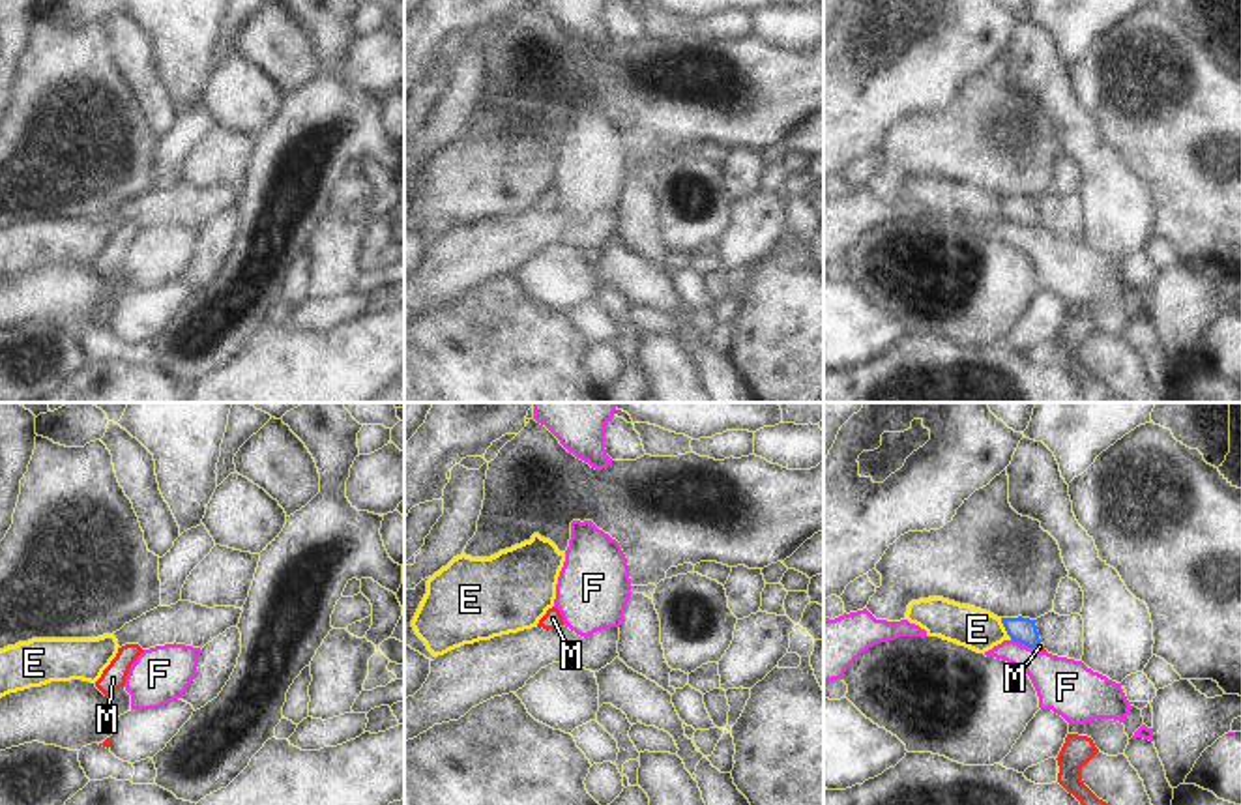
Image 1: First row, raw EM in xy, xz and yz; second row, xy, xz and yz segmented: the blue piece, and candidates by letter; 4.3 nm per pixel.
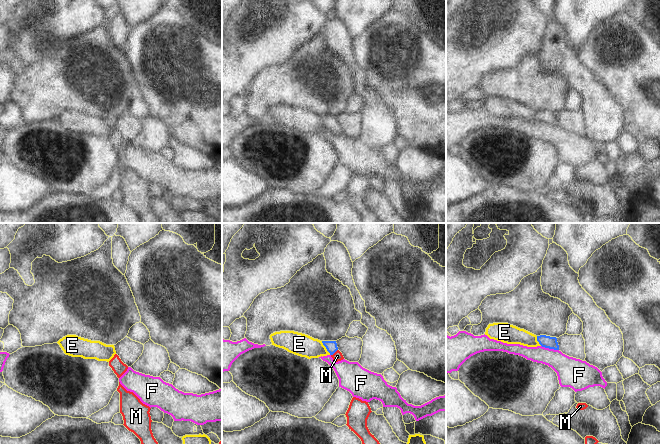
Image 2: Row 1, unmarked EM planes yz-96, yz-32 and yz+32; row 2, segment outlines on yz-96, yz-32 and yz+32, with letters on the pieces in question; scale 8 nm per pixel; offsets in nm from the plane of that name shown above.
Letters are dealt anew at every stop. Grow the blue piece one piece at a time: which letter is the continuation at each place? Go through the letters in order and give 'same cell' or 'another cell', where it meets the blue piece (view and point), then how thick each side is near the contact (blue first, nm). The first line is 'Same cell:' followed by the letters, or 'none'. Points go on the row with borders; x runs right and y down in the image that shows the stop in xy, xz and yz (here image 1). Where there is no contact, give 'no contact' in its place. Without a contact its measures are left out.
Same cell: M
E: another cell; contact yz (1006, 629); calibres 110 and 180 nm
F: another cell; contact yz (1024, 644); calibres 110 and 240 nm
M: same cell; contact yz (1037, 644); calibres 110 and 30 nm

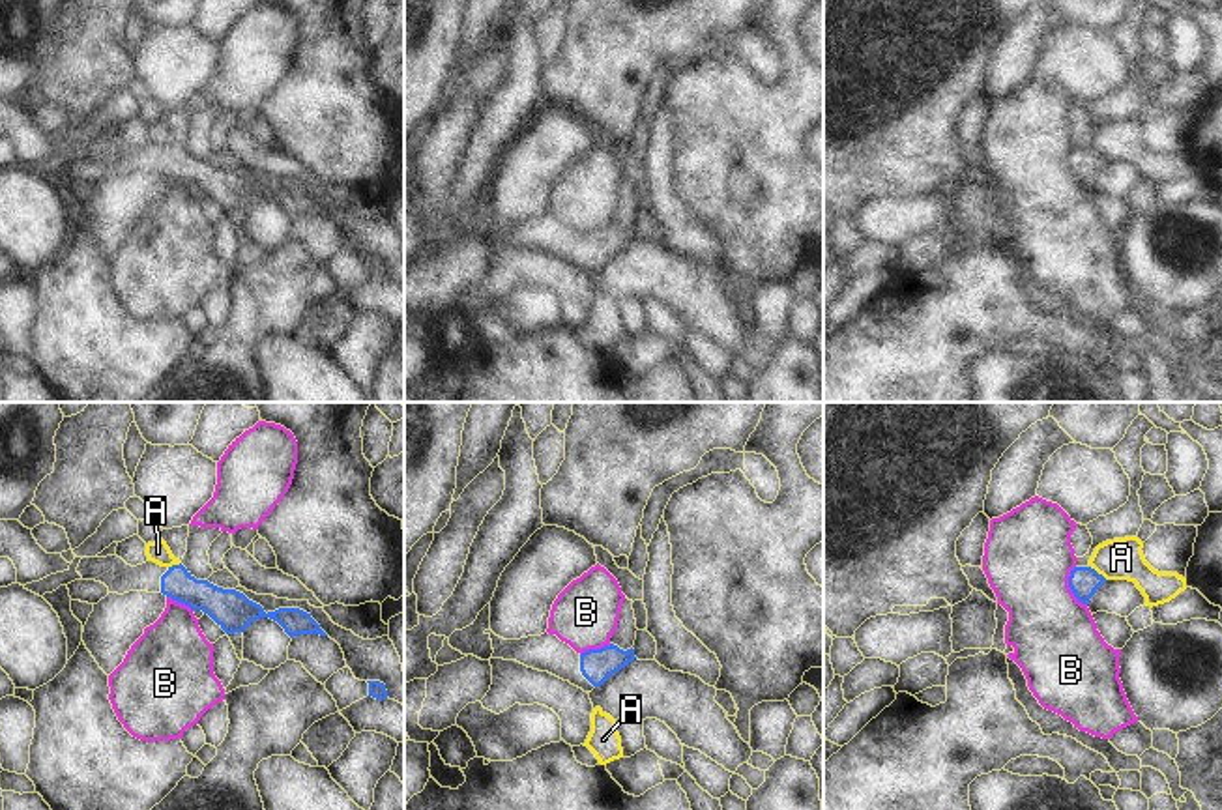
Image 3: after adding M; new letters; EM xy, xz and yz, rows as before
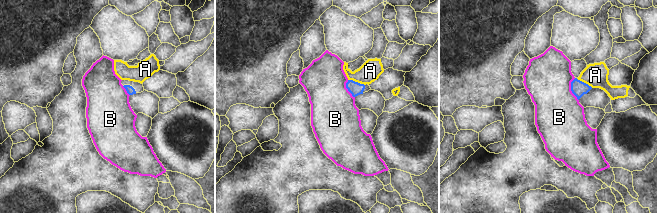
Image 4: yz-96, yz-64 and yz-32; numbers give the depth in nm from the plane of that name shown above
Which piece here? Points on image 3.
Same cell: none
A: another cell; contact yz (1097, 573); calibres 130 and 180 nm
B: another cell; contact yz (1069, 586); calibres 130 and 380 nm

